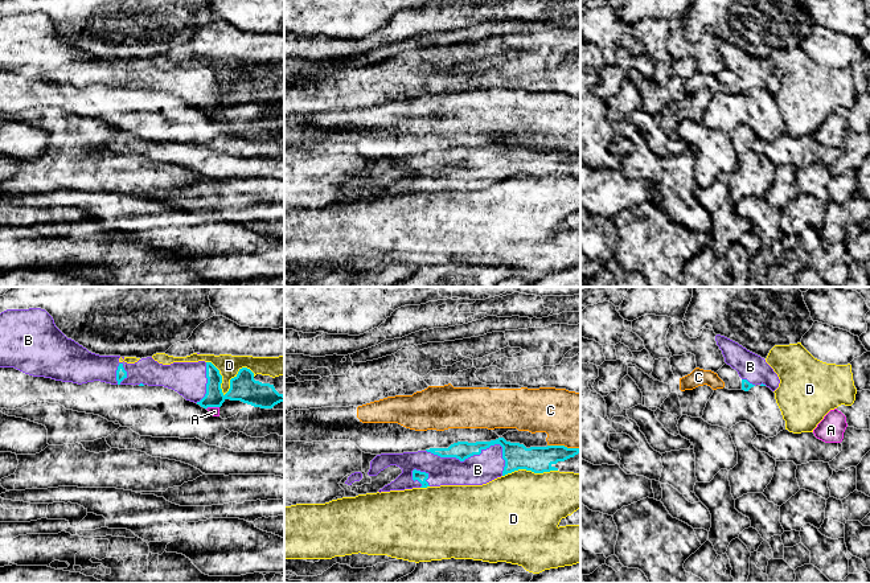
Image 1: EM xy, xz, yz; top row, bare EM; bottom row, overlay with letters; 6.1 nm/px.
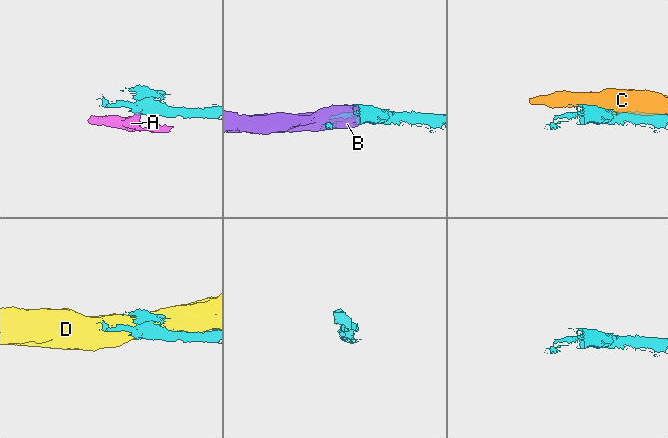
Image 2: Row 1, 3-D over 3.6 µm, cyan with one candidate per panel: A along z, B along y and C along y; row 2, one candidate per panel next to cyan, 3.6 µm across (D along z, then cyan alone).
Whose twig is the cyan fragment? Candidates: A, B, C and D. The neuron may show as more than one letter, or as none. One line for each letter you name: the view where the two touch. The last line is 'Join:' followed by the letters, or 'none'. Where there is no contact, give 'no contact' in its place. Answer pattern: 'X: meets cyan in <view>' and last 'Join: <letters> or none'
B: meets cyan in xz
Join: B

